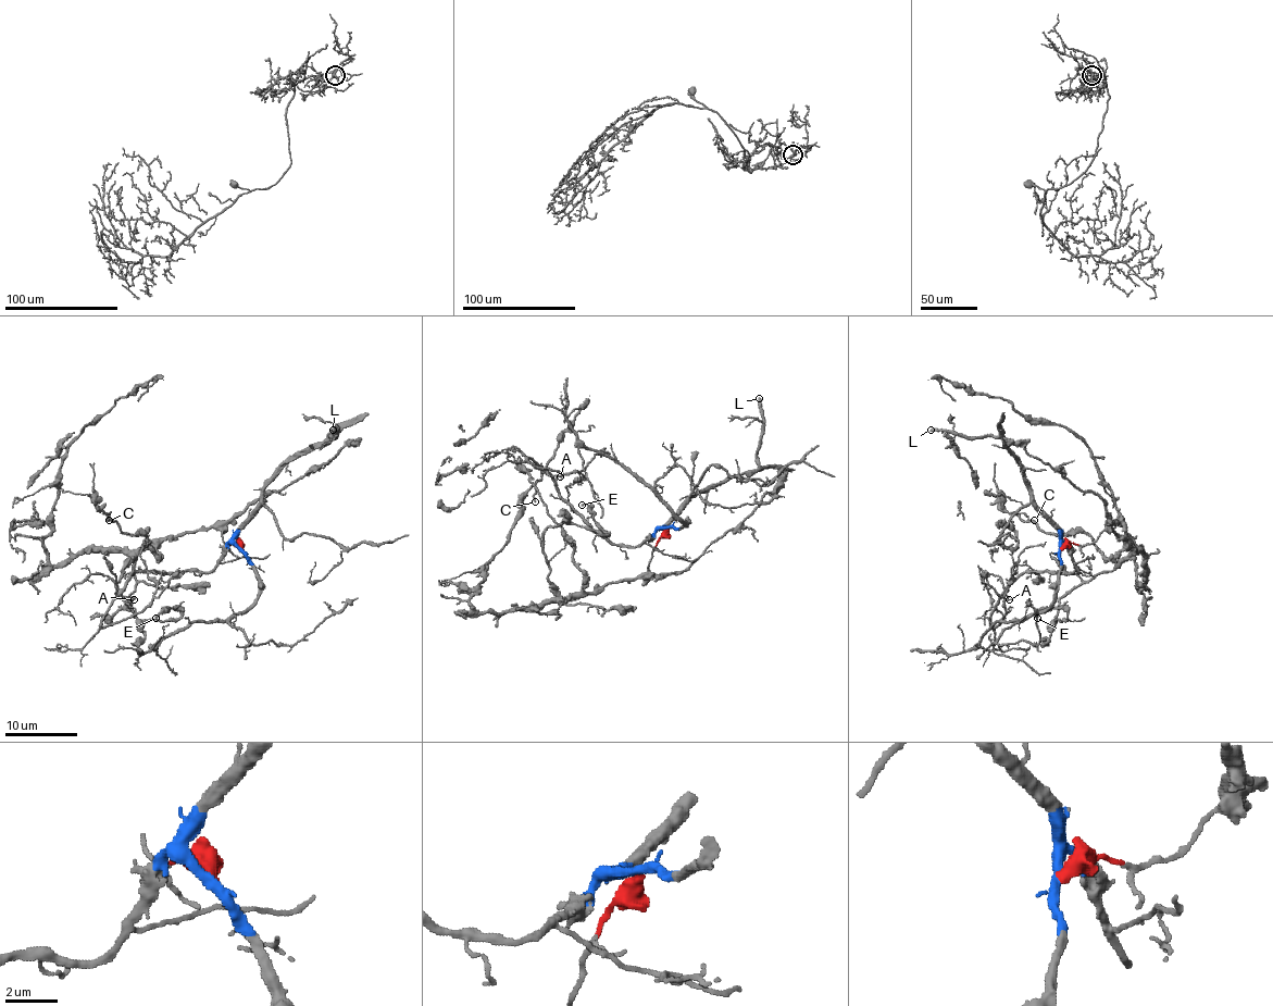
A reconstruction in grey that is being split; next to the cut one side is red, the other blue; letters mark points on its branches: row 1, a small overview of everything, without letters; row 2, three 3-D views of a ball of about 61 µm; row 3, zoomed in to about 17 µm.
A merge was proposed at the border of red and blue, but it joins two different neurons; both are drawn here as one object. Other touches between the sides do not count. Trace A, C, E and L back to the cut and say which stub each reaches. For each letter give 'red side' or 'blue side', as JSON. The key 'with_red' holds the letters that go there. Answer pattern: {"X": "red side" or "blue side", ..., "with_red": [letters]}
{"A": "blue side", "C": "red side", "E": "red side", "L": "blue side", "with_red": ["C", "E"]}

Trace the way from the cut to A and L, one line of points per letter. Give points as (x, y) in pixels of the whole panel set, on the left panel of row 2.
A: (240, 548), (229, 543), (222, 558), (210, 571), (136, 571), (121, 593), (134, 600)
L: (240, 548), (235, 541), (235, 532), (260, 502), (263, 486), (290, 461), (336, 436), (332, 429)

